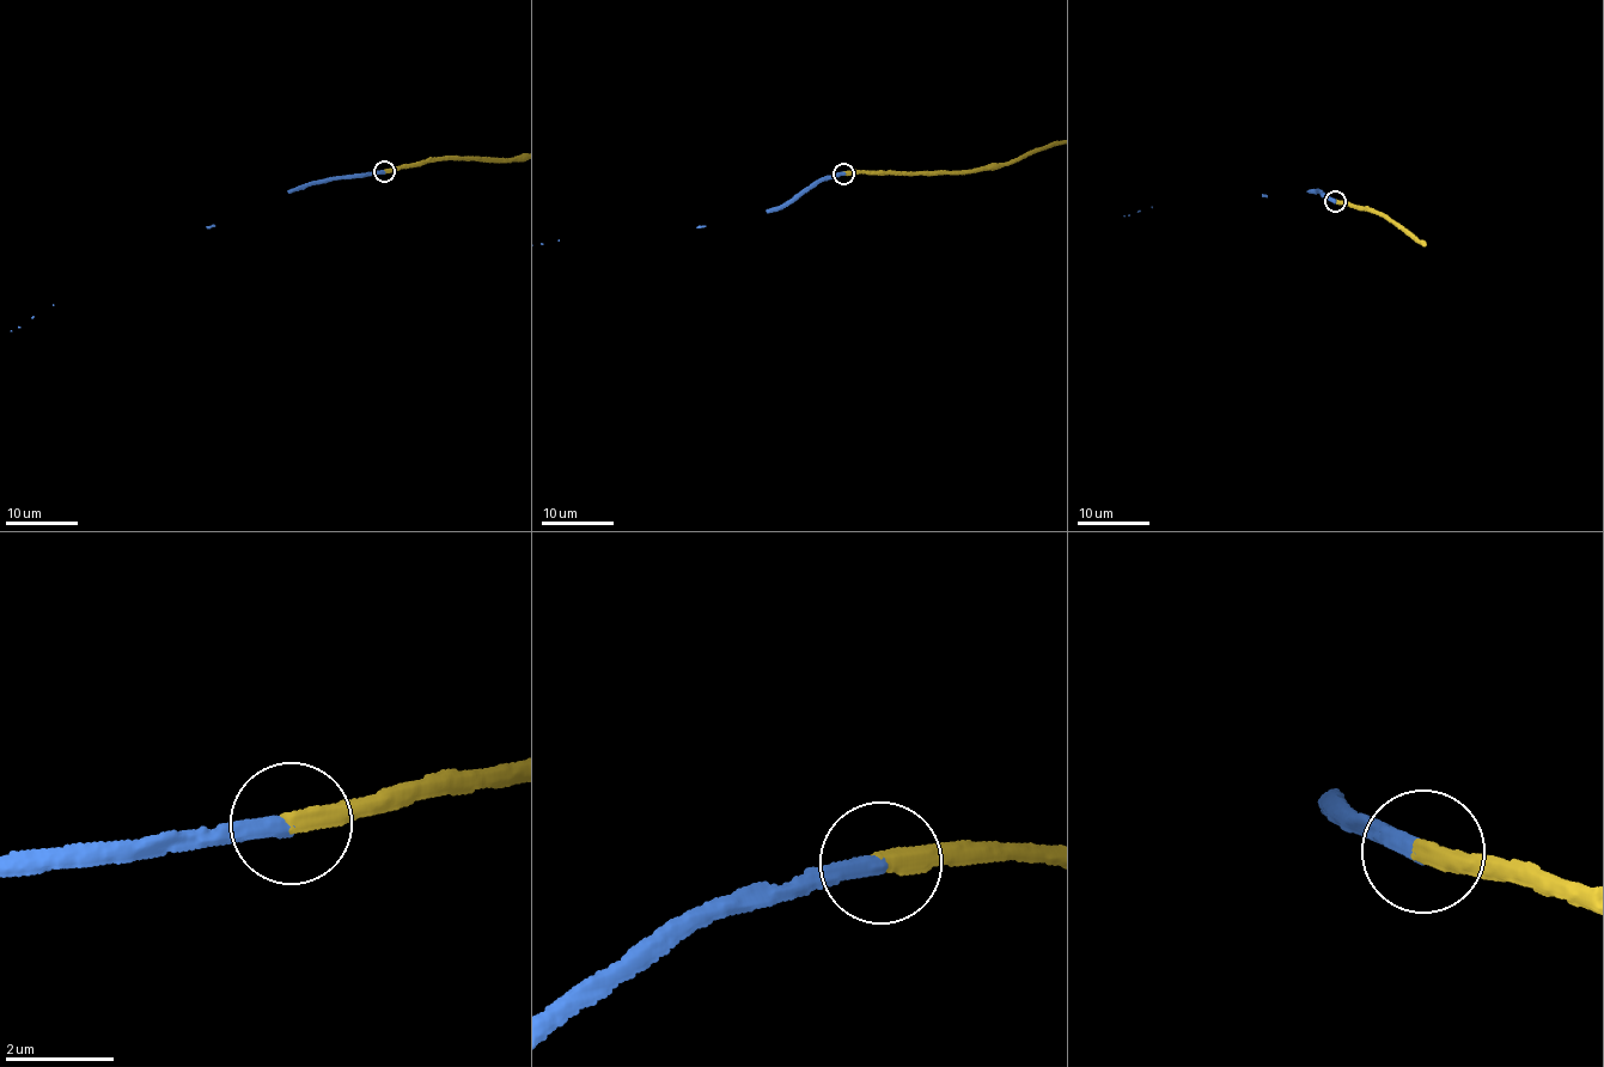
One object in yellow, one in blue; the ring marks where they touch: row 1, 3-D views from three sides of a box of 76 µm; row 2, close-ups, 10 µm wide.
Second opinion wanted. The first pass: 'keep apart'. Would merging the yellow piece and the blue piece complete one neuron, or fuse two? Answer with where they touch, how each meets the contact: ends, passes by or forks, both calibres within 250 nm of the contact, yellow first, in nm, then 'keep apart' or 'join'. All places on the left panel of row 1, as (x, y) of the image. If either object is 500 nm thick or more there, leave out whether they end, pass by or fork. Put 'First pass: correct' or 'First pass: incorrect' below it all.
place (384, 171); yellow ends; blue ends; calibres 380 and 360 nm; join
First pass: incorrect

